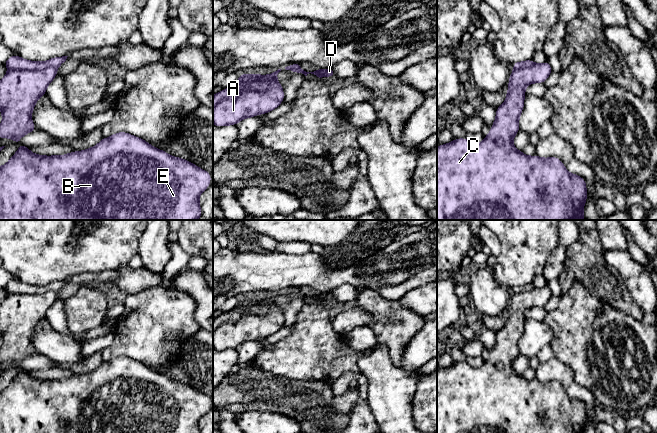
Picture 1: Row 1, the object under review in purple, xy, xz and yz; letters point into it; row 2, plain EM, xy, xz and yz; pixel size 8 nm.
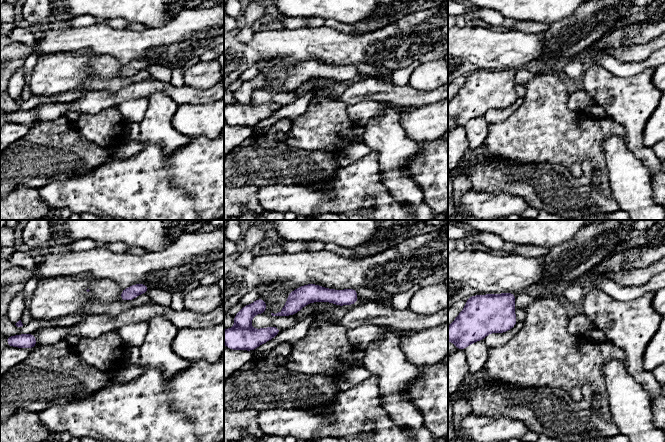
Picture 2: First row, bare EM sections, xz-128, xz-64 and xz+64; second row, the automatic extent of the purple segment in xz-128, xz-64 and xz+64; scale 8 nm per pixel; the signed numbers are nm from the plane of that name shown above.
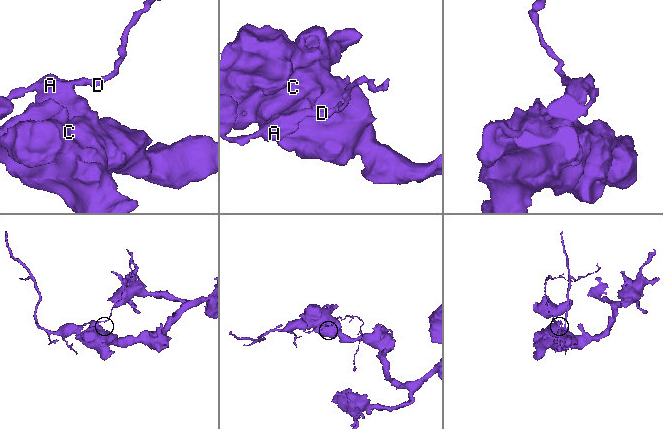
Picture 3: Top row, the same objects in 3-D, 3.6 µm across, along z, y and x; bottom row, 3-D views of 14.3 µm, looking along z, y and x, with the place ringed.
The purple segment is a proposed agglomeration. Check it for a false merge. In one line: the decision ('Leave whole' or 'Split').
Split

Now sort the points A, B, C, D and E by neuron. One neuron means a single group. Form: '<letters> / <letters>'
A B C E / D

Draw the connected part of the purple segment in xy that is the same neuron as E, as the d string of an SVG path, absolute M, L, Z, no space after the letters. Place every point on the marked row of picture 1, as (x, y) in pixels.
M118 132L102 140L91 148L74 151L61 156L37 155L28 147L19 144L17 152L3 166L0 166L0 220L198 220L202 216L199 196L210 186L211 174L195 164L171 156L163 150L153 147L144 139L127 132Z

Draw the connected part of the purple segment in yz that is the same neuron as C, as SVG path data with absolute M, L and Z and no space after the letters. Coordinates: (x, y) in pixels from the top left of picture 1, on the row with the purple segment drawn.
M548 61L542 64L534 63L529 68L515 69L510 73L506 99L502 105L496 108L495 121L483 141L479 144L473 144L466 138L458 138L437 147L437 220L456 220L459 216L463 220L584 220L583 209L587 200L587 188L584 178L569 173L558 157L541 158L536 154L529 157L513 146L513 137L520 131L519 117L524 107L525 88L532 83L544 83L551 72L552 68Z

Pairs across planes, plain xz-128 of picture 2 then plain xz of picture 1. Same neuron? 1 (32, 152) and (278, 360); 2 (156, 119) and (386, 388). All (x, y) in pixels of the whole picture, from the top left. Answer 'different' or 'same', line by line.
1: different
2: same

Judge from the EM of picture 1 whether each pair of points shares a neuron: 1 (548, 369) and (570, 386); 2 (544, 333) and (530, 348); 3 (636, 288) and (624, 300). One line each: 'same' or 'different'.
1: same
2: same
3: different

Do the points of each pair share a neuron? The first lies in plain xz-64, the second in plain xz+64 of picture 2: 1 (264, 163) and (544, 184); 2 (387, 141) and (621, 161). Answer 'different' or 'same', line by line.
1: same
2: same

